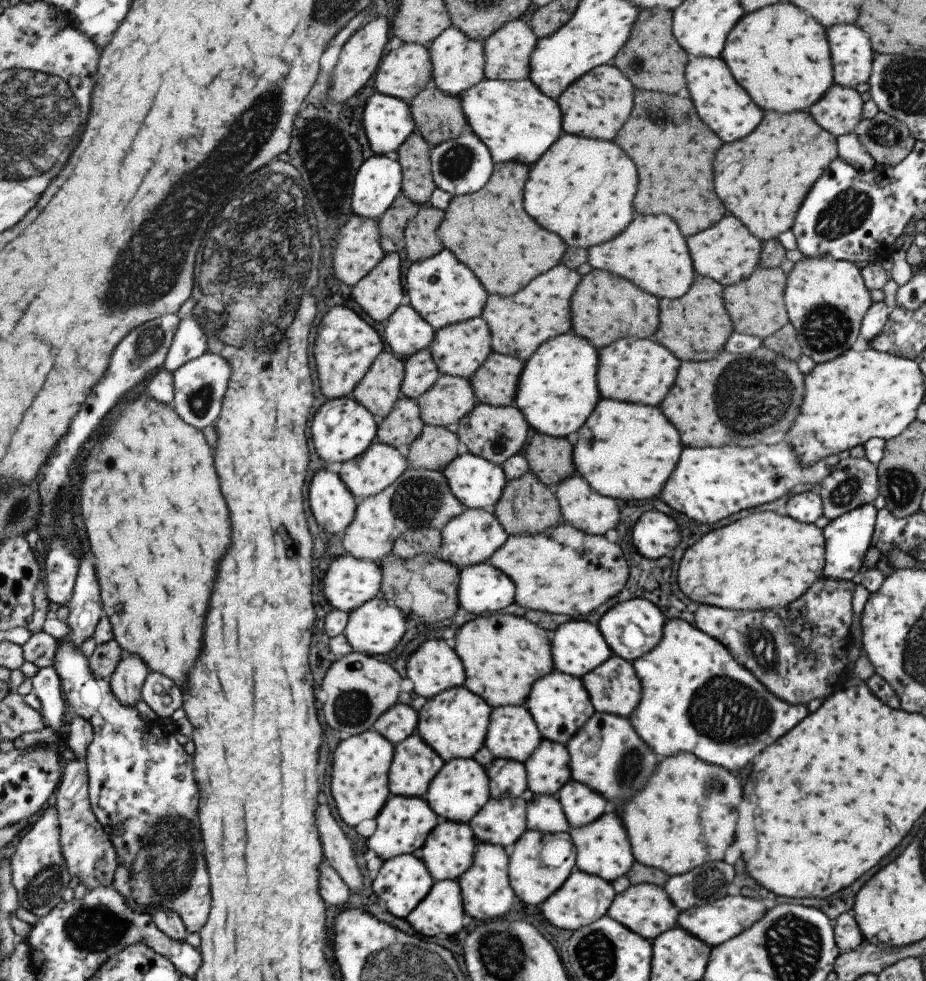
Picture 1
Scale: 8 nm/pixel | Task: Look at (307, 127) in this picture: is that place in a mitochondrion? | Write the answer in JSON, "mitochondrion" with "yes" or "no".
{"mitochondrion":"yes"}

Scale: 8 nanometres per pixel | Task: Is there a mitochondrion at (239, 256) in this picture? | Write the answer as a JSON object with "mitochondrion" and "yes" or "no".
{"mitochondrion":"yes"}

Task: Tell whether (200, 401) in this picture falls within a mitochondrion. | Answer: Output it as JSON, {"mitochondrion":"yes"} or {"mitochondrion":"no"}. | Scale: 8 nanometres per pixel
{"mitochondrion":"yes"}

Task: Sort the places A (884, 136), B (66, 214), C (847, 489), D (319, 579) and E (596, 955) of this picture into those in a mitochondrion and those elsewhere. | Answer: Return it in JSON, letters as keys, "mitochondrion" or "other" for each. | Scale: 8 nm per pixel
{"A":"mitochondrion","B":"other","C":"mitochondrion","D":"other","E":"mitochondrion"}

